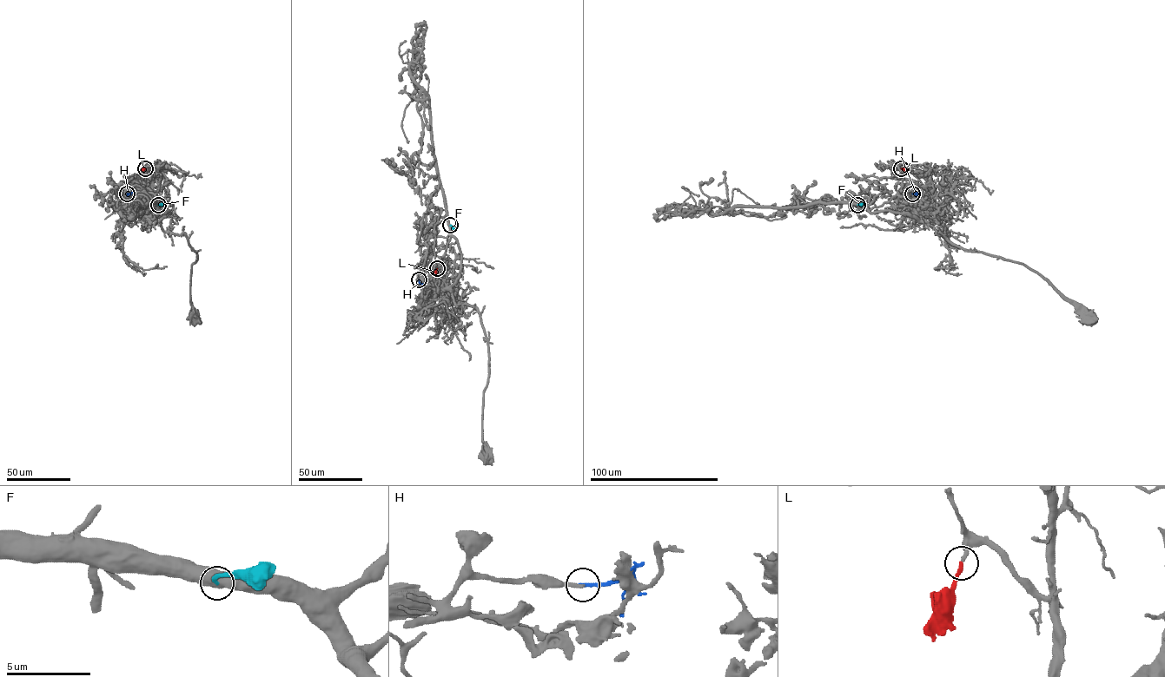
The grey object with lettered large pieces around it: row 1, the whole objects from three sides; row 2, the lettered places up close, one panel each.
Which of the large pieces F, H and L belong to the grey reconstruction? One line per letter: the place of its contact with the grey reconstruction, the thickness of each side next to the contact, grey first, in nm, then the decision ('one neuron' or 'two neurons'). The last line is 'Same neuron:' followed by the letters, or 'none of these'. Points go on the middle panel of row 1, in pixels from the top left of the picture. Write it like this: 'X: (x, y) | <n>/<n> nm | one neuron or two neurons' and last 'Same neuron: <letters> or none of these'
F: (450, 225) | 800/200 nm | two neurons
H: (419, 279) | 240/190 nm | two neurons
L: (437, 268) | 240/280 nm | one neuron
Same neuron: L

